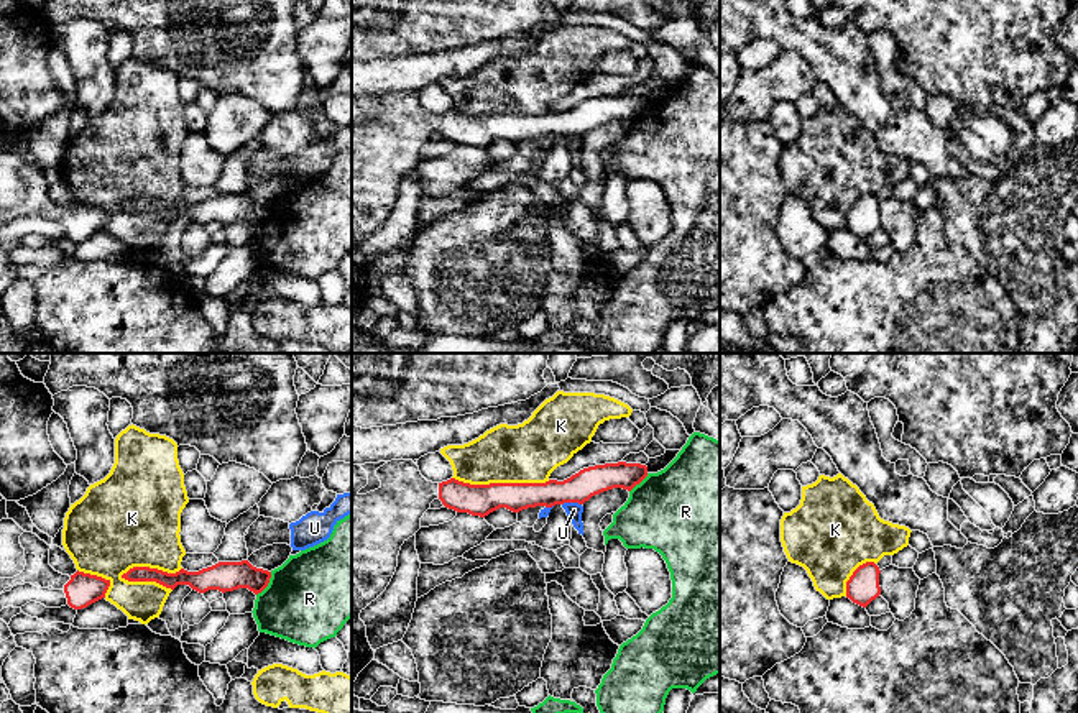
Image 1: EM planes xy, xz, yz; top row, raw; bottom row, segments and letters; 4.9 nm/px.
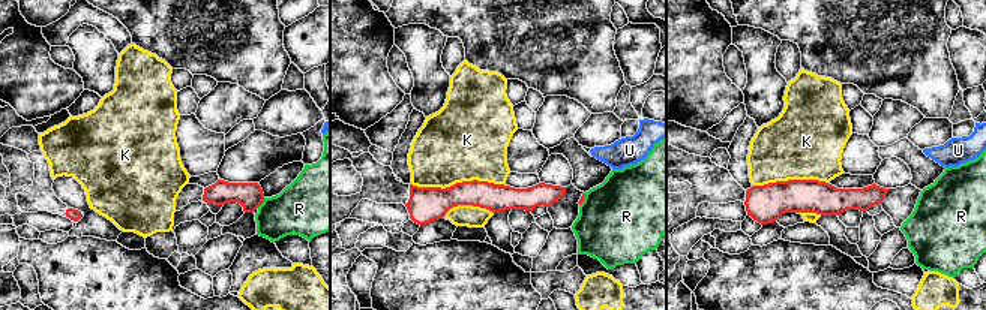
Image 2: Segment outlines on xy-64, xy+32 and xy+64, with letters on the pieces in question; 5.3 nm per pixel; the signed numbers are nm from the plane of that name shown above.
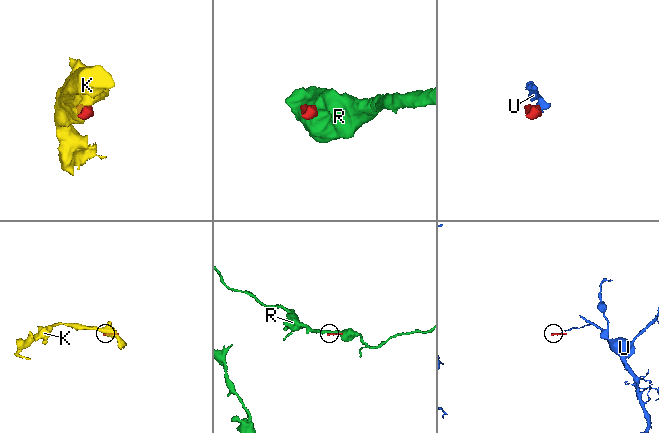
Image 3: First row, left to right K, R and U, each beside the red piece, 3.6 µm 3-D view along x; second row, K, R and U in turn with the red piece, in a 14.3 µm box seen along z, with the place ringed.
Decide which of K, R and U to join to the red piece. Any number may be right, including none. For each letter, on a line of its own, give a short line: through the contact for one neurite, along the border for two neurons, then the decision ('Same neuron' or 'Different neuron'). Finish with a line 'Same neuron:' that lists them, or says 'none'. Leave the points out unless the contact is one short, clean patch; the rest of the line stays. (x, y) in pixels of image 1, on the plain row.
K: Different neuron
R: Line: xy (271, 204), (270, 214), (257, 227). Different neuron
U: Line: xz (580, 135), (562, 137). Different neuron
Same neuron: none

